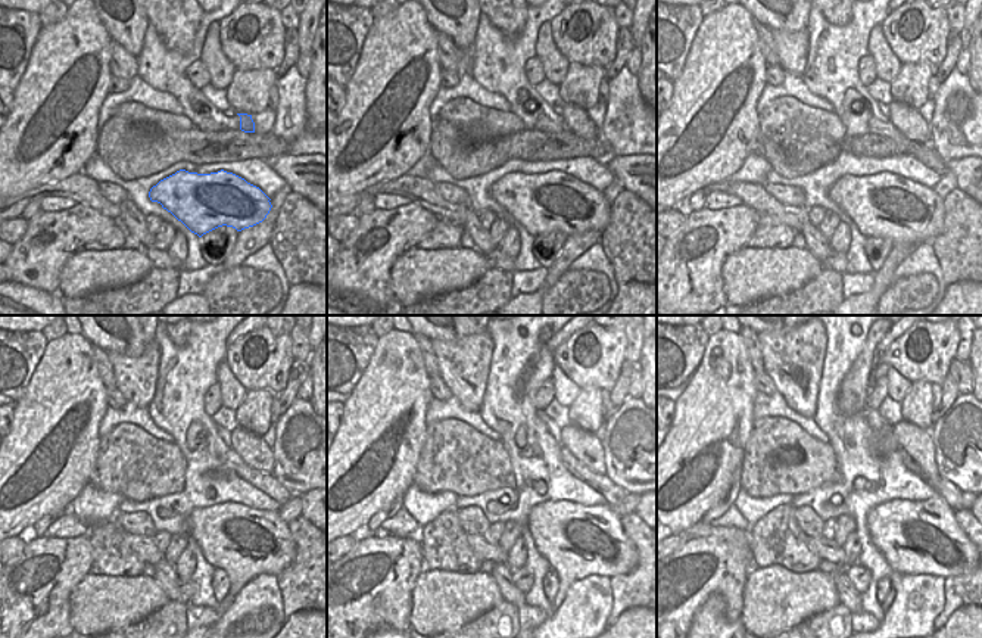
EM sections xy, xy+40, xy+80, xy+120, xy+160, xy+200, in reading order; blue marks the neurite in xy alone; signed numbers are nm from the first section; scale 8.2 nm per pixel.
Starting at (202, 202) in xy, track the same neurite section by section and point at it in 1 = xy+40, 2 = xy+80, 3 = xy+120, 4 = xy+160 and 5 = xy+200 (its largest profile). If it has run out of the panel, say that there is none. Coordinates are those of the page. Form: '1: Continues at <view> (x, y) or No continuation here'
1: Continues at xy+40 (555, 201)
2: Continues at xy+80 (887, 205)
3: Continues at xy+120 (245, 542)
4: Continues at xy+160 (577, 541)
5: Continues at xy+200 (916, 538).

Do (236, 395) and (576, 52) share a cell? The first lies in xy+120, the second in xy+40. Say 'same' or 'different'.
different

